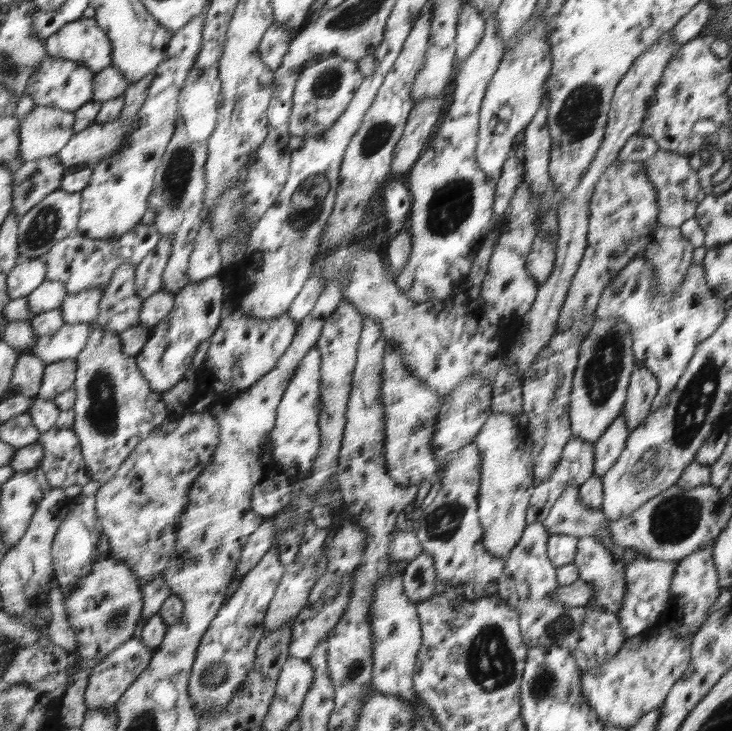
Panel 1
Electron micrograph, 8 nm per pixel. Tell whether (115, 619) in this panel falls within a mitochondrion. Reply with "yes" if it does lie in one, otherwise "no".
yes

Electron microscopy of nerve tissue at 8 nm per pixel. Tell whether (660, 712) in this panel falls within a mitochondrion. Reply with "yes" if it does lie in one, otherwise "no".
no

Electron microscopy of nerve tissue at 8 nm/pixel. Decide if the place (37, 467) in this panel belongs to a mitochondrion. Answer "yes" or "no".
no

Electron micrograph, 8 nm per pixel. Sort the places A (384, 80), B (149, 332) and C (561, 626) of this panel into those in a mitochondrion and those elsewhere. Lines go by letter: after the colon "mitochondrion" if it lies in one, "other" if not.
A: other
B: other
C: mitochondrion

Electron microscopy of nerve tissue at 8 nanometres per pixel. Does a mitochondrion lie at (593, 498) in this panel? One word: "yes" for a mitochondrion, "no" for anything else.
no

